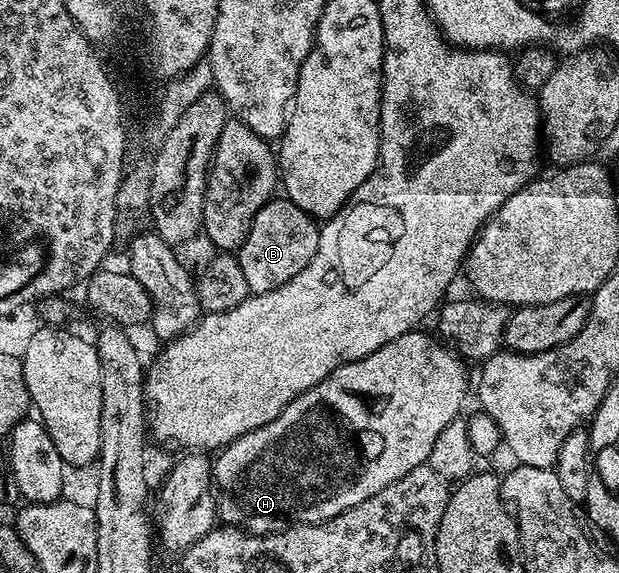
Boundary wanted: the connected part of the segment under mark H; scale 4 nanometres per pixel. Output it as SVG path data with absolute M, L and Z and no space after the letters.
M421 328L409 330L403 336L391 340L391 344L383 344L383 348L363 356L358 362L348 362L335 368L335 372L331 372L323 381L315 384L315 388L311 388L300 394L295 400L291 400L291 404L287 404L287 408L283 408L283 412L279 412L279 416L275 416L275 420L239 436L224 447L212 459L212 485L215 487L215 509L218 519L224 525L236 526L238 530L254 536L275 534L279 530L286 529L290 524L326 522L329 518L339 516L343 512L363 504L363 500L375 496L375 492L383 492L383 488L387 488L387 484L395 484L395 480L403 480L403 476L407 476L407 472L426 465L432 449L435 448L436 437L461 414L461 405L465 402L465 368L463 366L465 364L444 343L438 342L439 344L437 344L423 331L424 329Z

